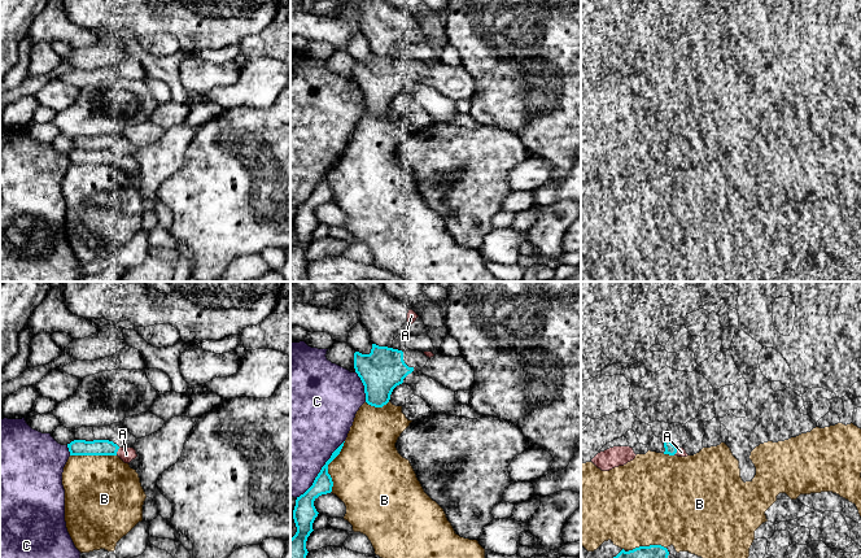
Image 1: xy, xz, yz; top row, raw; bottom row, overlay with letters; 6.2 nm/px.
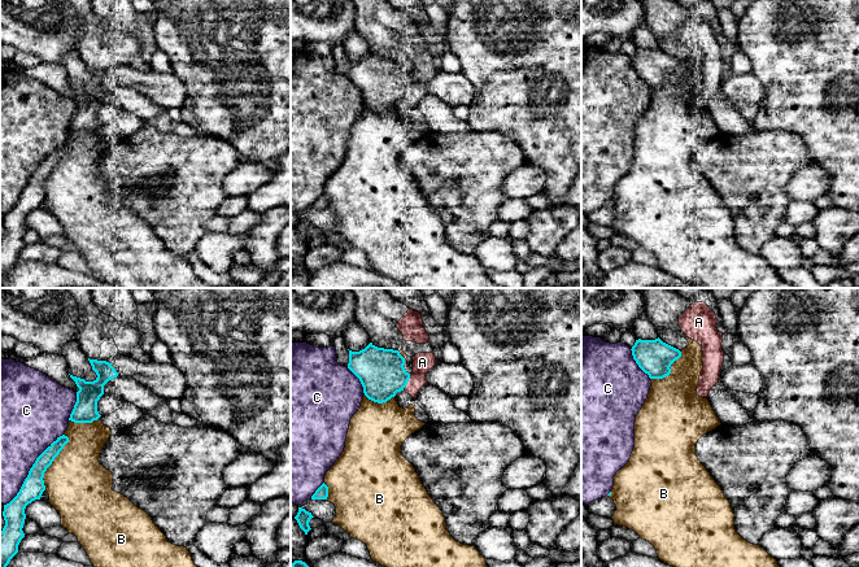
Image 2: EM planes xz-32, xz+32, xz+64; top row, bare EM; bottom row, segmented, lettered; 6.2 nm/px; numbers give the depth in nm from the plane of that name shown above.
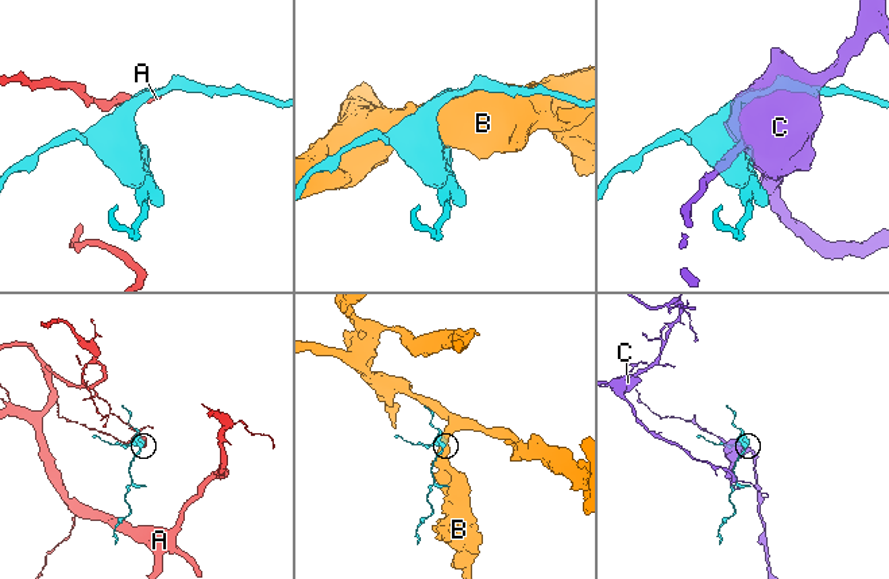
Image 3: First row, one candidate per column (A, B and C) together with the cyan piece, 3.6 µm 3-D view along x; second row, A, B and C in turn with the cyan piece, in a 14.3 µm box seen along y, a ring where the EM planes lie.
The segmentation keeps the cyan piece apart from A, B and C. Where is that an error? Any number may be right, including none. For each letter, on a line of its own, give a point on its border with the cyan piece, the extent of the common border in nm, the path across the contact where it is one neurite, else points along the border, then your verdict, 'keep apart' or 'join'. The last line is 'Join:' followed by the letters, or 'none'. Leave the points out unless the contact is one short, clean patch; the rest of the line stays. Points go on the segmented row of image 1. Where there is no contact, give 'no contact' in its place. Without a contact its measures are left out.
A: meets cyan in xy at (117, 450); contact 50 nm long; join
B: meets cyan in xz at (327, 467); contact 340 nm long; keep apart
C: meets cyan in xz at (320, 470); contact 460 nm long; keep apart
Join: A

